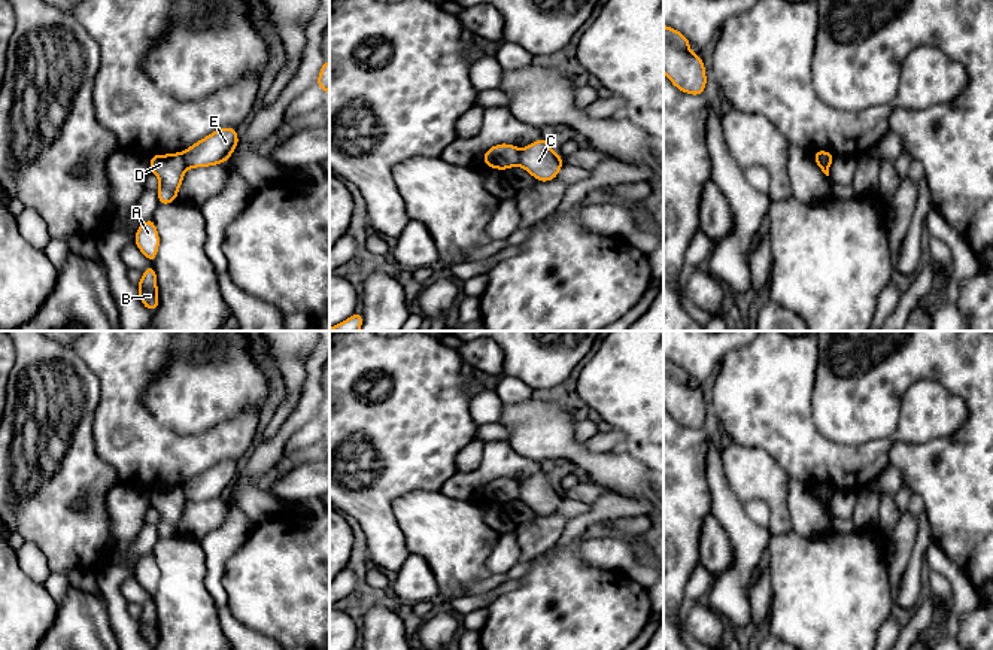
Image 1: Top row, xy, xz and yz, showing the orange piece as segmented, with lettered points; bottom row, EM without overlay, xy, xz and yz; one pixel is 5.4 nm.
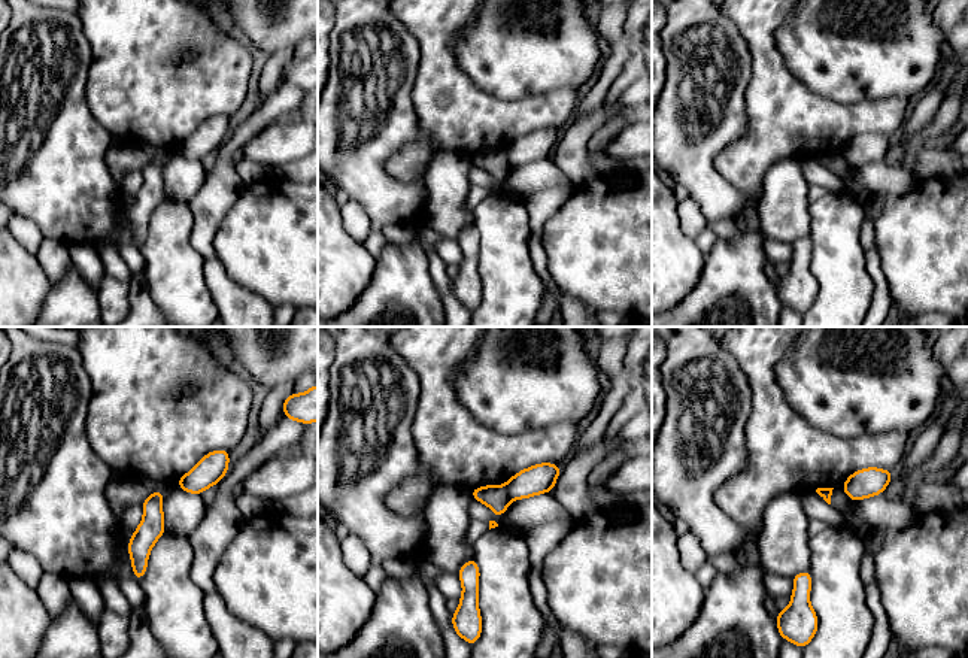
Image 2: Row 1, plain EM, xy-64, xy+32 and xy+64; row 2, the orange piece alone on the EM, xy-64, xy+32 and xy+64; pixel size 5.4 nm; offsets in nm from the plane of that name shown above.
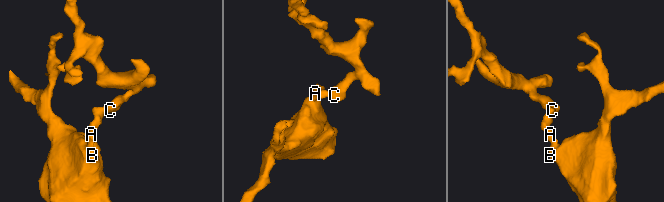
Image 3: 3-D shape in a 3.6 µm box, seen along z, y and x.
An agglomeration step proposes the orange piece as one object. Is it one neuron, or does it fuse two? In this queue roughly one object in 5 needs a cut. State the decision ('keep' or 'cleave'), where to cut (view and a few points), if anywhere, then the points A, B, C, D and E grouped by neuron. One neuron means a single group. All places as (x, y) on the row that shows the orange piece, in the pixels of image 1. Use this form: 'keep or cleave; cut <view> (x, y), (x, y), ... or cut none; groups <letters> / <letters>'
cleave; cut xz (521, 149), (518, 164); groups A B D / C E

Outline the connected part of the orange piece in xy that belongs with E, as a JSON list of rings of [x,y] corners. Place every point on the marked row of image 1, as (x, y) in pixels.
[[[224,127],[191,145],[183,152],[183,160],[191,168],[222,164],[228,161],[237,145],[237,130]]]

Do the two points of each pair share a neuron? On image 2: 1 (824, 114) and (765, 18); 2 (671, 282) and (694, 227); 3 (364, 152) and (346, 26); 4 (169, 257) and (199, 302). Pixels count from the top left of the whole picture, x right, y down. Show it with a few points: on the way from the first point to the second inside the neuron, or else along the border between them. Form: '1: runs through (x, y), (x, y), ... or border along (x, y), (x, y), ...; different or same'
1: runs through (798, 97), (768, 67), (765, 44); same
2: border along (677, 205), (679, 227), (692, 239); different
3: runs through (364, 121), (367, 57); same
4: runs through (173, 267), (173, 276), (188, 291); same

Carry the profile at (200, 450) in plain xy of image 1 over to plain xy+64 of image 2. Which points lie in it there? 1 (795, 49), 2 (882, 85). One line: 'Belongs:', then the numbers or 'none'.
Belongs: none

